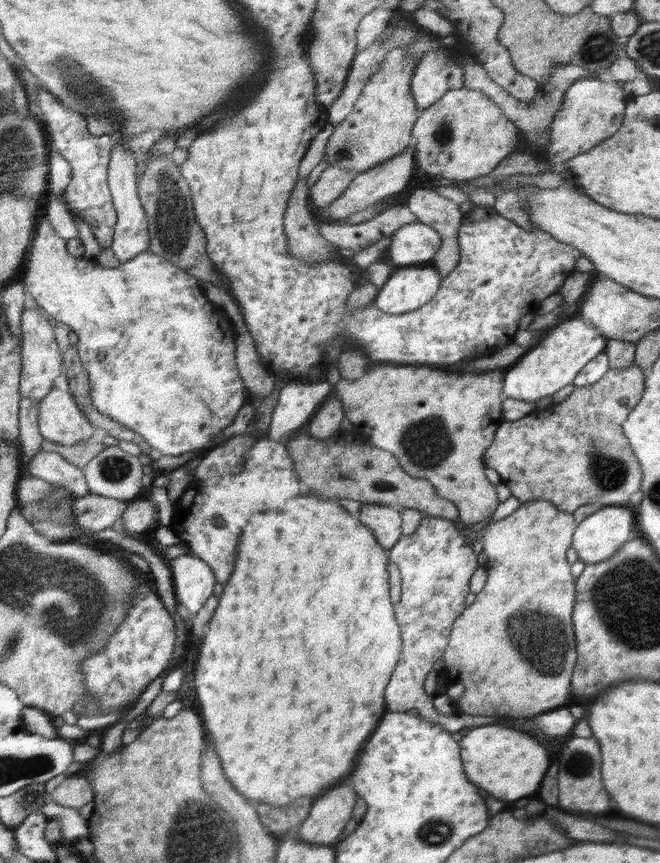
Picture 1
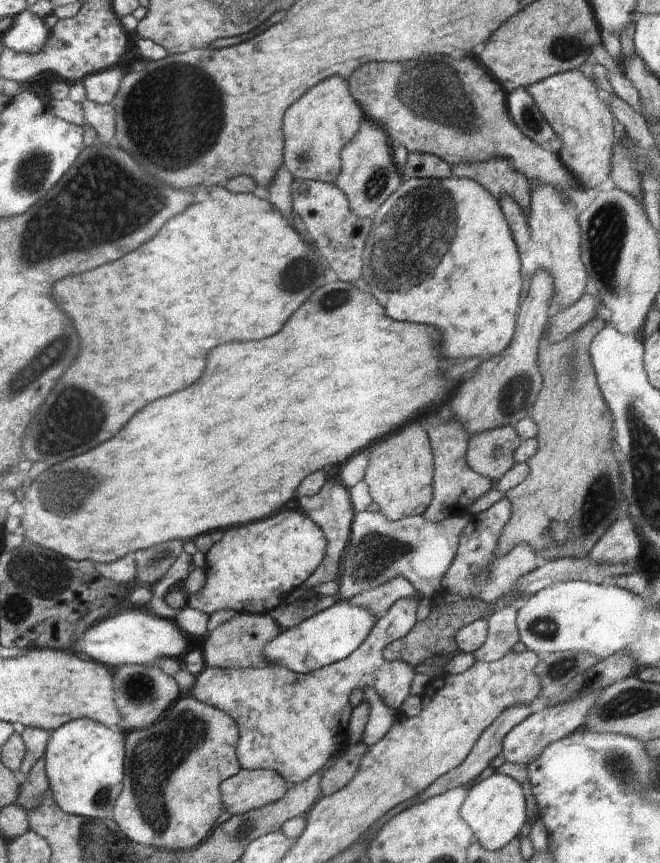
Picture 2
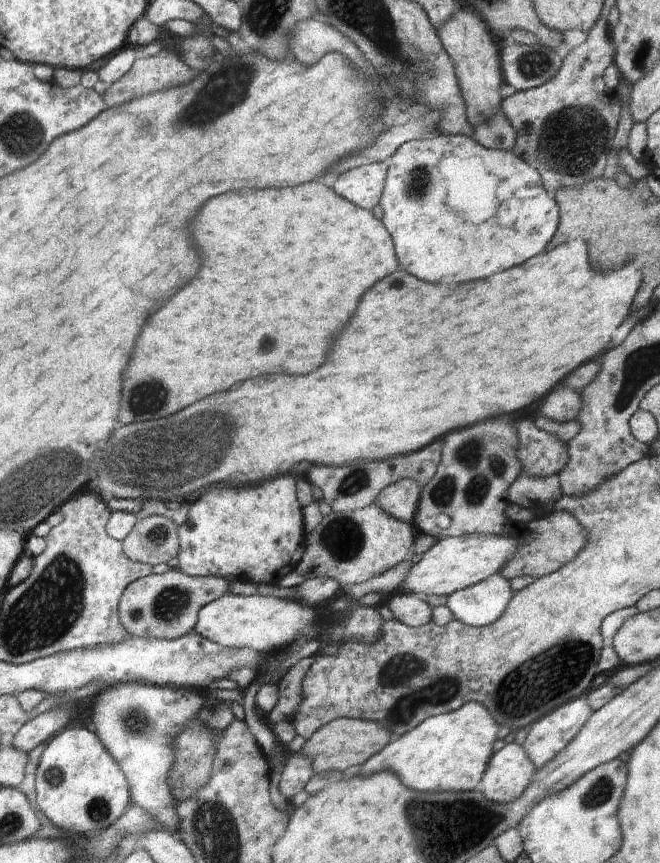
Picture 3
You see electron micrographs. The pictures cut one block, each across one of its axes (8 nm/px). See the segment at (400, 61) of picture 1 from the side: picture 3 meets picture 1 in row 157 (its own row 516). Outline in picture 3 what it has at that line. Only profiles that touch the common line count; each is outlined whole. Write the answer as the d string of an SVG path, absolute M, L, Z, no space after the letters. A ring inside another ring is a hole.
M370 504L362 510L332 511L307 536L306 551L295 567L298 576L325 577L336 580L341 589L378 576L407 557L414 545L411 524L400 522L386 514L378 504Z

